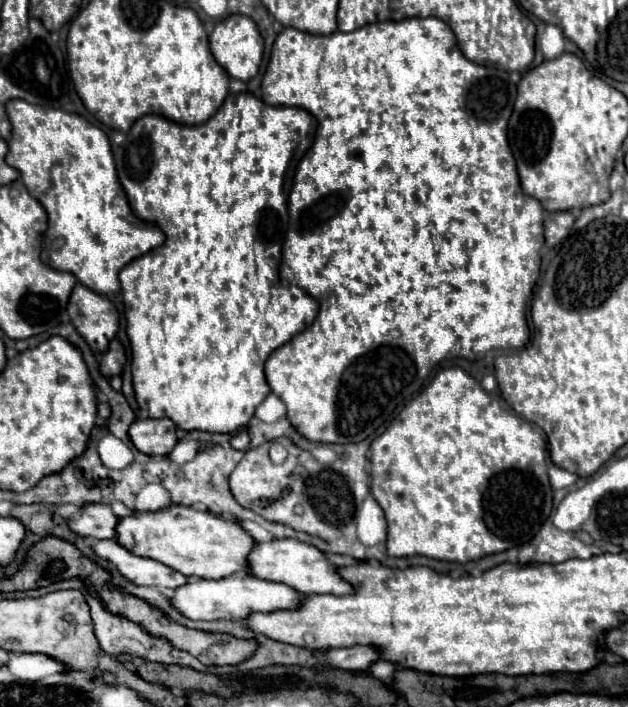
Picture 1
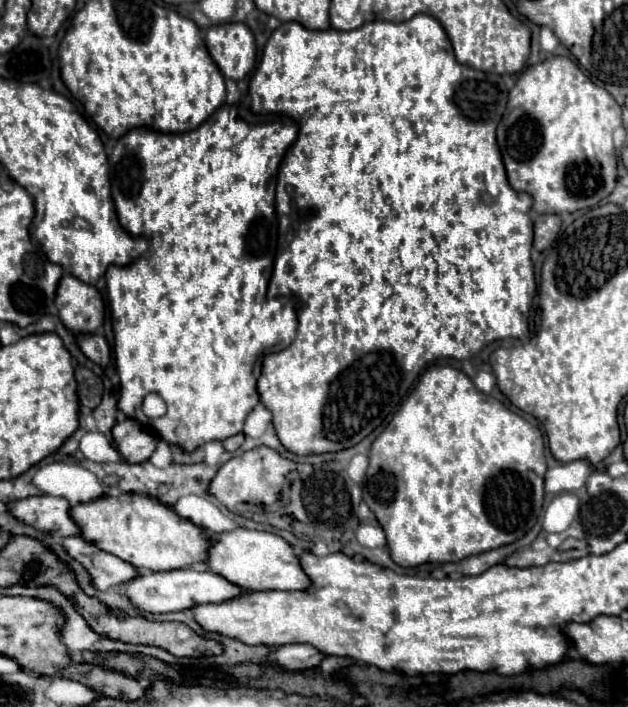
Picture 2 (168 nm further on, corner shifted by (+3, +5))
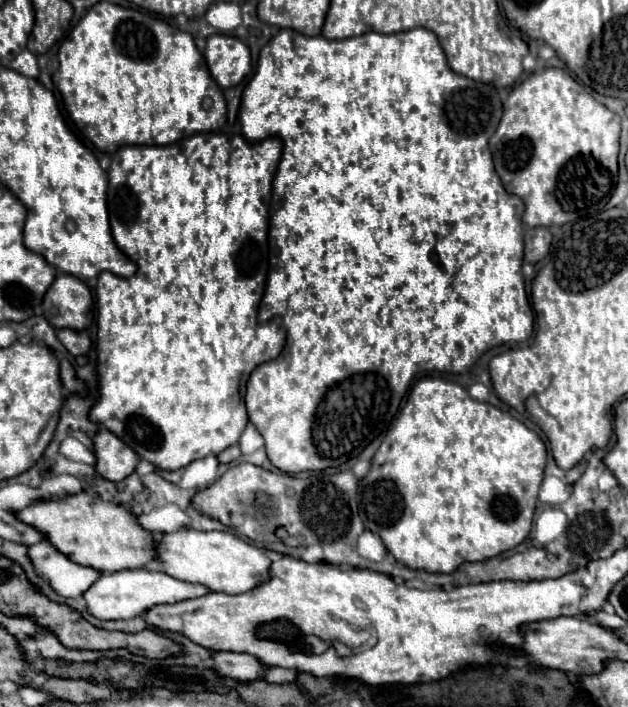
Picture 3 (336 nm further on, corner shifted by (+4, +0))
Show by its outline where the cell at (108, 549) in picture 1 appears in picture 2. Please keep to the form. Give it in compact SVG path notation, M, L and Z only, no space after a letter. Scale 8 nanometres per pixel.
M70 536L64 538L62 544L74 560L82 562L88 568L96 588L100 590L120 588L130 582L130 578L140 576L136 566L130 566L130 562L122 562L122 558L114 558L114 554L106 554L96 546L90 546L90 542L84 538Z

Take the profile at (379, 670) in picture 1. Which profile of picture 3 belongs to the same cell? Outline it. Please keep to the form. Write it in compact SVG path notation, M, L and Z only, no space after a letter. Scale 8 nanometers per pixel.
M272 667L266 671L262 677L268 683L285 684L295 682L299 671L296 669L285 669L281 667Z

